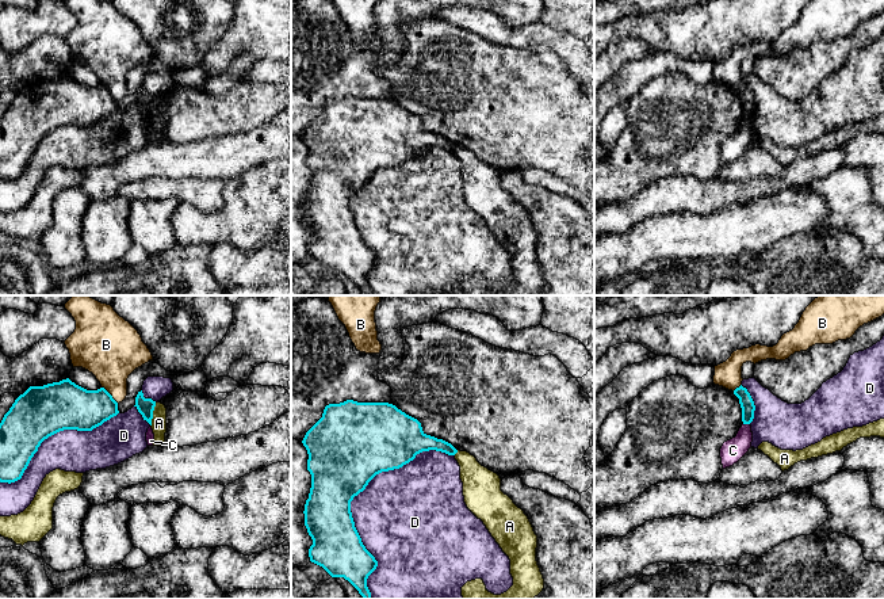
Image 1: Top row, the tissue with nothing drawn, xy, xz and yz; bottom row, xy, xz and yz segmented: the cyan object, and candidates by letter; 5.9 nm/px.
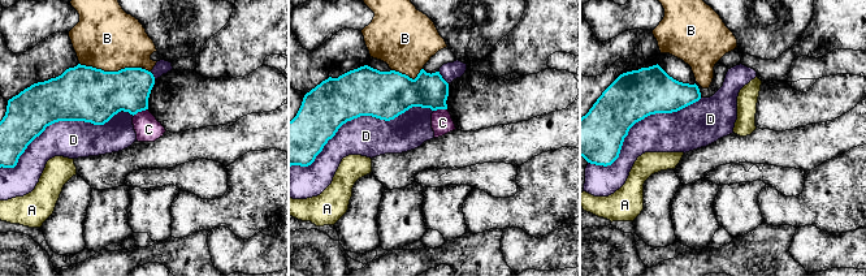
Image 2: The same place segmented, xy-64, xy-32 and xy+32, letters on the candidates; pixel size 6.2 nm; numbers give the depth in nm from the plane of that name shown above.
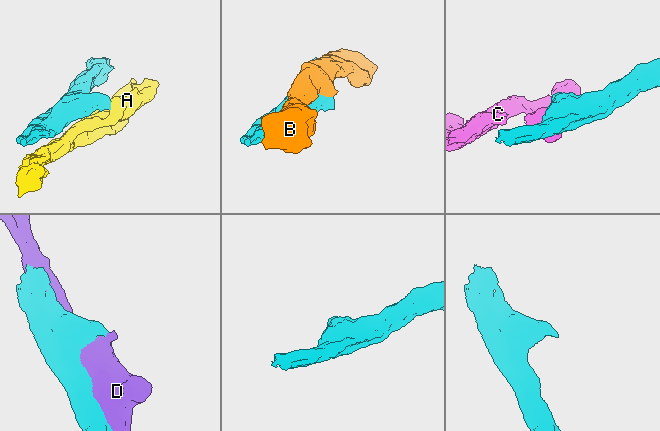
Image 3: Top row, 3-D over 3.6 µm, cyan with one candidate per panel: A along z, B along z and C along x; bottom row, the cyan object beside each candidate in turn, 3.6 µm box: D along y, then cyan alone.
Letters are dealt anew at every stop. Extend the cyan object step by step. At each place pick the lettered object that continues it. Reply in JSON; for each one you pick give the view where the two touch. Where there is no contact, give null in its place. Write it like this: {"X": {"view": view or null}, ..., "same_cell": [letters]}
{"same_cell": []}

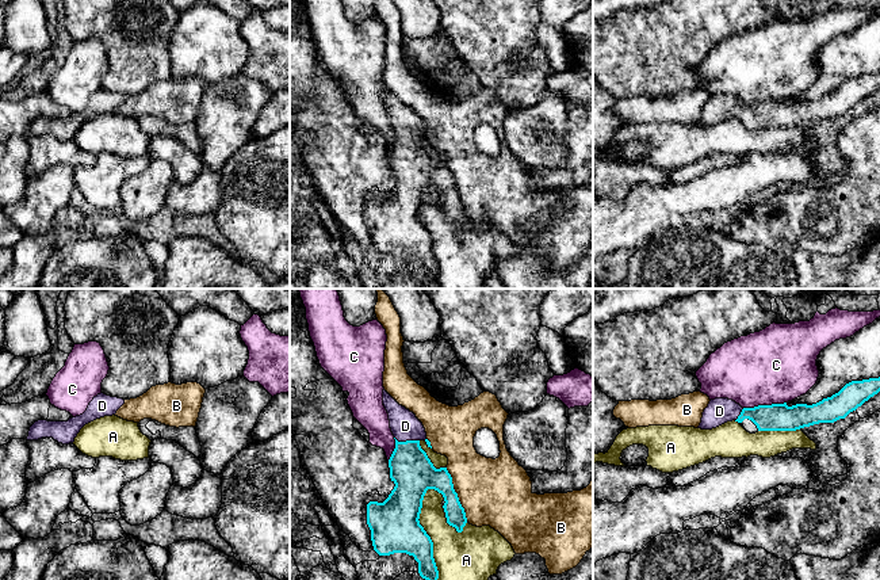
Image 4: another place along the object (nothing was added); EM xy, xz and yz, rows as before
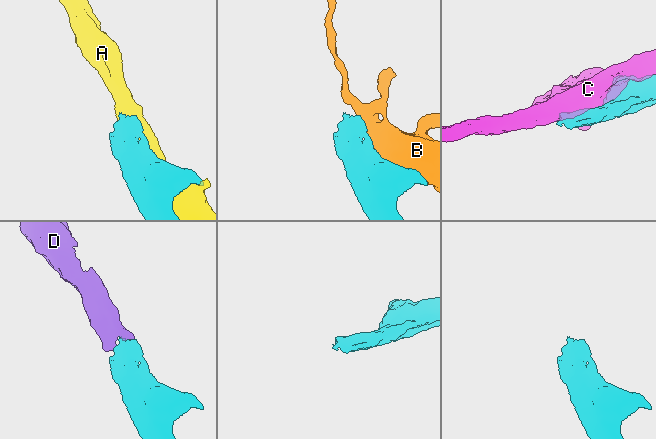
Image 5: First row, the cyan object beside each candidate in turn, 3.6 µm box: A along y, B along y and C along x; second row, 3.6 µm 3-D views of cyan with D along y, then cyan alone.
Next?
{"D": {"view": "xz"}, "same_cell": ["D"]}

